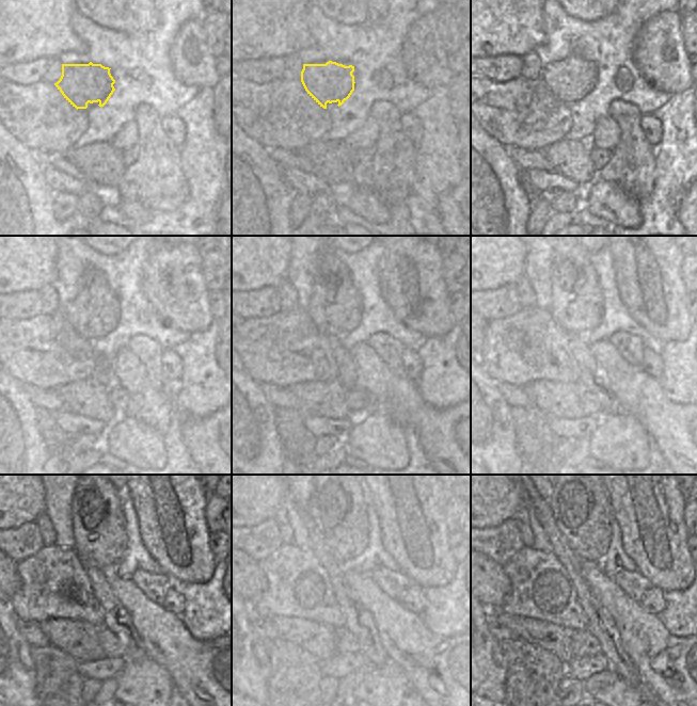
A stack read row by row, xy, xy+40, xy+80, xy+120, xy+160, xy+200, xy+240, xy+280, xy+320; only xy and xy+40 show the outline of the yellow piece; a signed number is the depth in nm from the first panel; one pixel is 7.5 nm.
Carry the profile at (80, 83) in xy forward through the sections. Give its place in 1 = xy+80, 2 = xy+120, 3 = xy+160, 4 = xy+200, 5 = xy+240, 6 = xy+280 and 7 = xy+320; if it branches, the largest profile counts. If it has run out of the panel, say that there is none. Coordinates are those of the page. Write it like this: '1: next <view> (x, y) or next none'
1: next xy+80 (572, 80)
2: next xy+120 (94, 314)
3: next xy+160 (336, 308)
4: next xy+200 (577, 306)
5: next xy+240 (98, 519)
6: next xy+280 (338, 506)
7: next xy+320 (580, 503)

